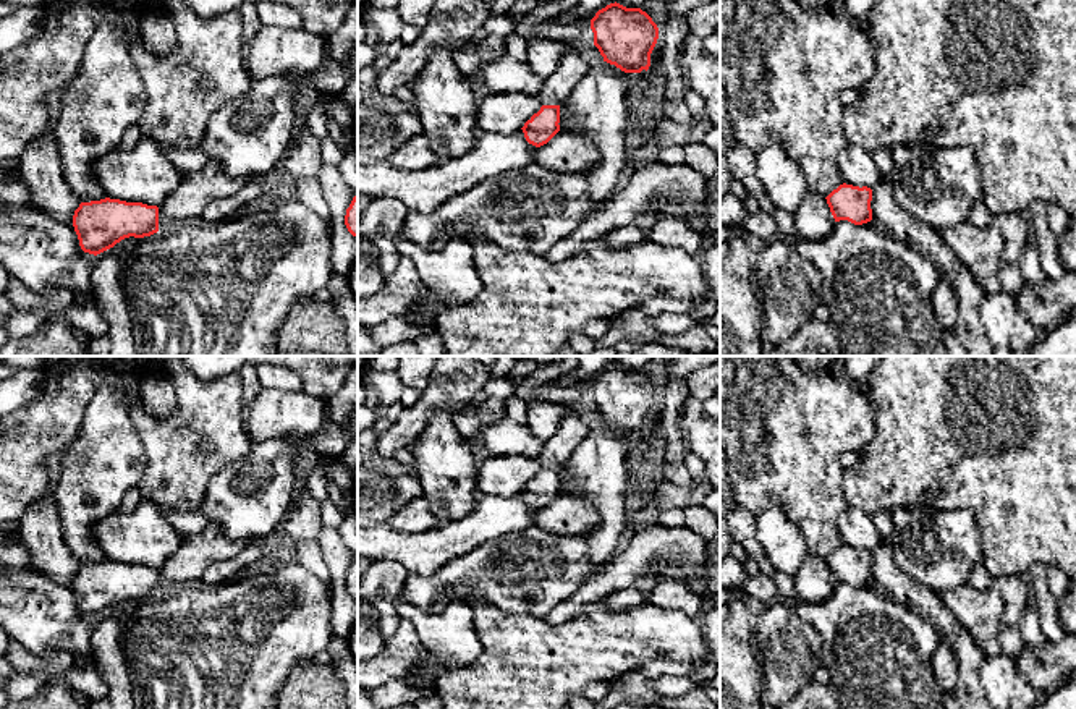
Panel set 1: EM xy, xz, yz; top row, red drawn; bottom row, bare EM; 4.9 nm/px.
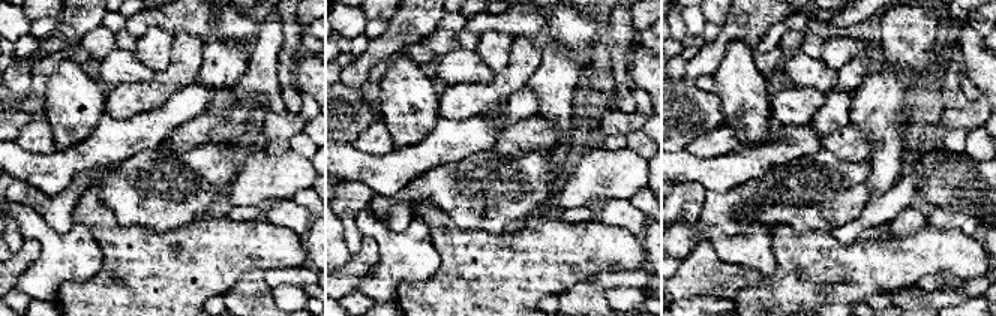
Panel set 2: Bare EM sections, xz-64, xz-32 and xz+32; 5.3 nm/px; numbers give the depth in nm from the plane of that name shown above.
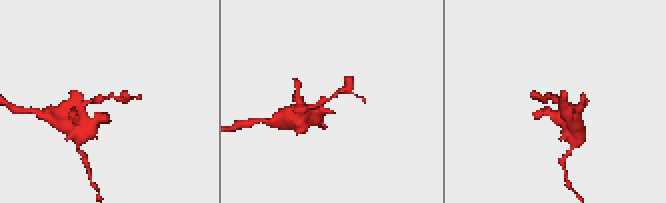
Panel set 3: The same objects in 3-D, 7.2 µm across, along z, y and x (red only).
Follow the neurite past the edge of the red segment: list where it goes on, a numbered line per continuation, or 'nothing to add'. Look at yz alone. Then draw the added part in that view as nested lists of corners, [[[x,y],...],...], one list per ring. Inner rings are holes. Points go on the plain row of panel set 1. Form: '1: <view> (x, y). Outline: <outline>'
nothing to add

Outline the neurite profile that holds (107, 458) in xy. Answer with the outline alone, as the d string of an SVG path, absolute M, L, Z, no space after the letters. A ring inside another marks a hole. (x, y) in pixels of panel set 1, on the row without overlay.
M108 380L100 384L86 408L79 434L63 456L55 500L65 544L79 565L105 562L95 544L92 526L120 508L126 492L138 487L146 469L147 456L131 421L131 403L133 397L120 400Z

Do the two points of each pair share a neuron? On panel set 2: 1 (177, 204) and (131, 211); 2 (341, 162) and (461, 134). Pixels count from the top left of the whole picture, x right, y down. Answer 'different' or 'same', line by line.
1: same
2: same

